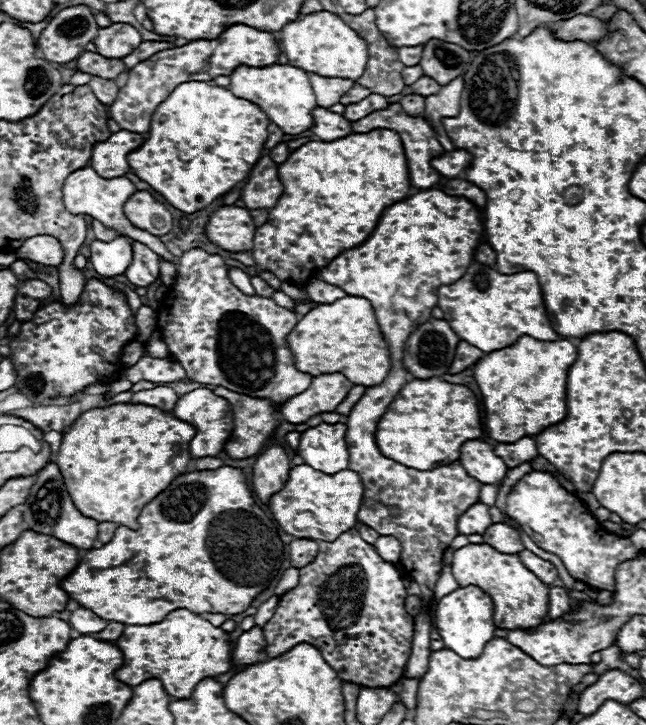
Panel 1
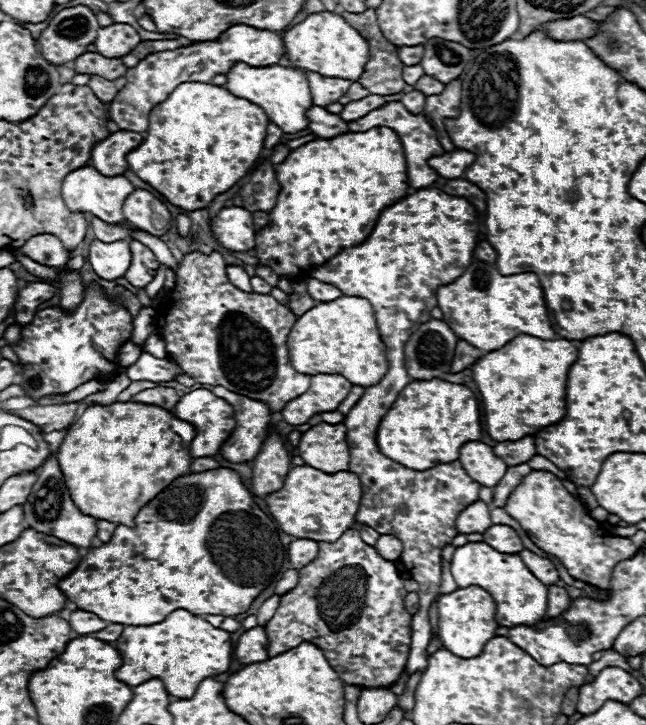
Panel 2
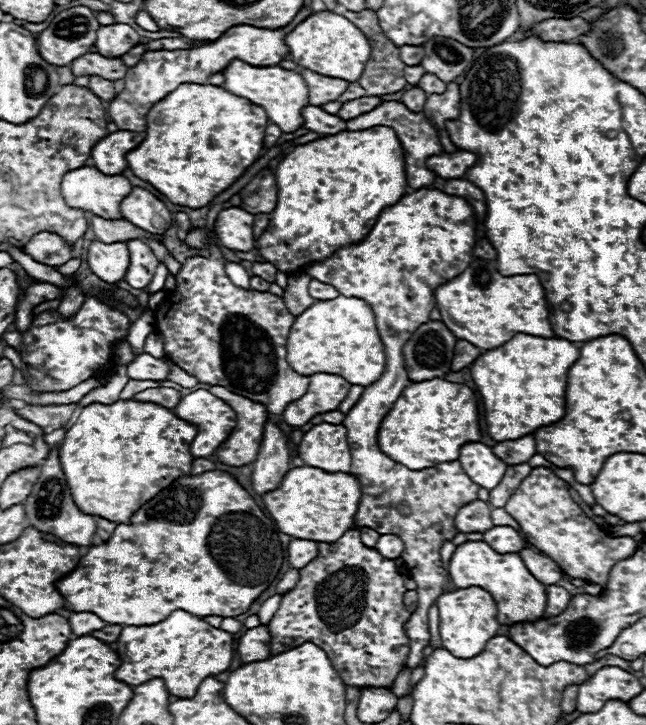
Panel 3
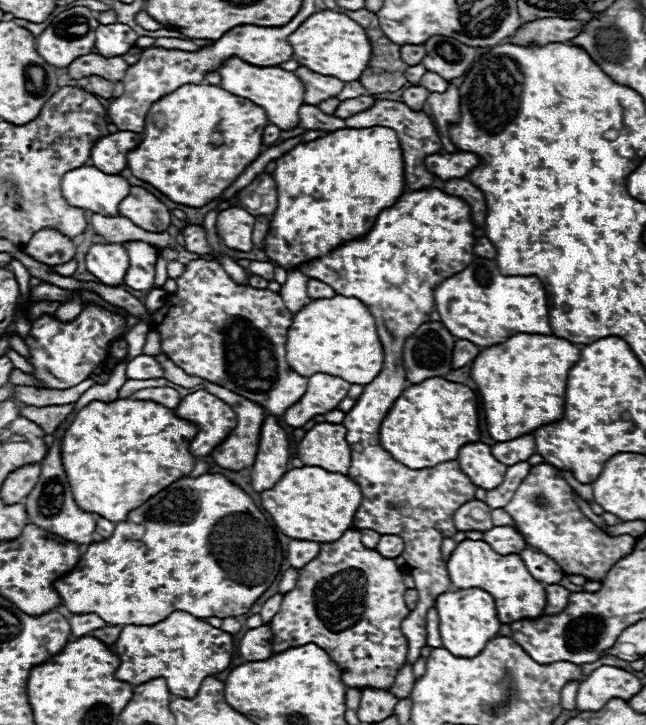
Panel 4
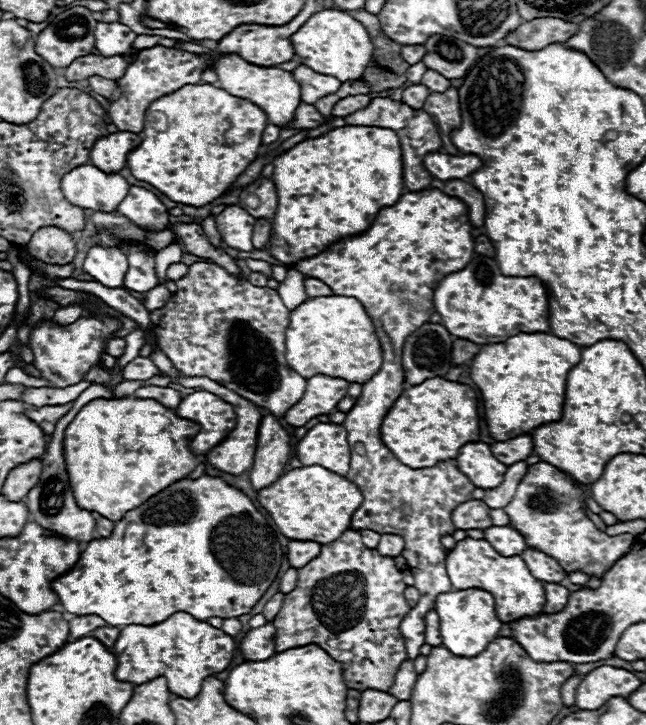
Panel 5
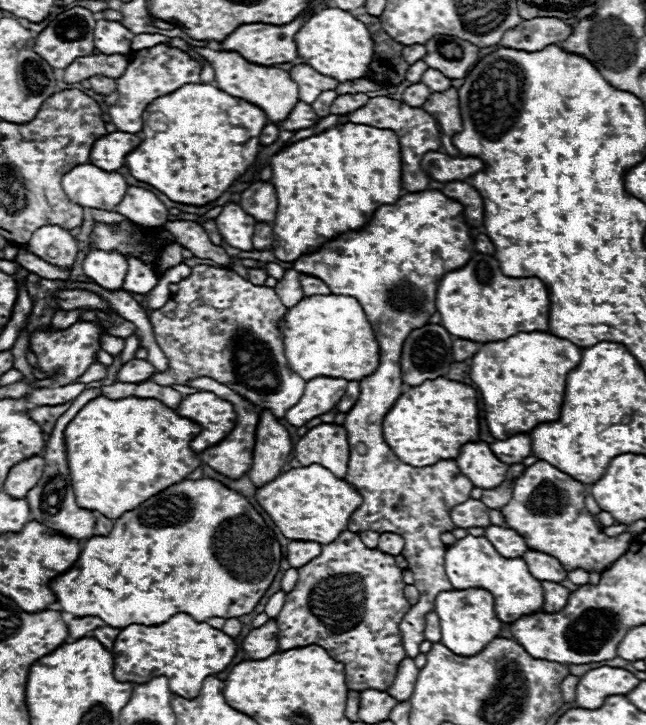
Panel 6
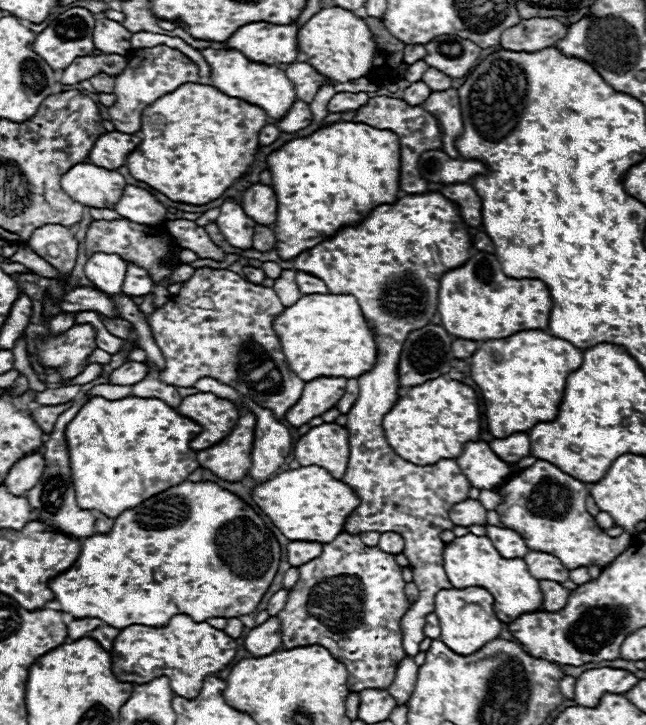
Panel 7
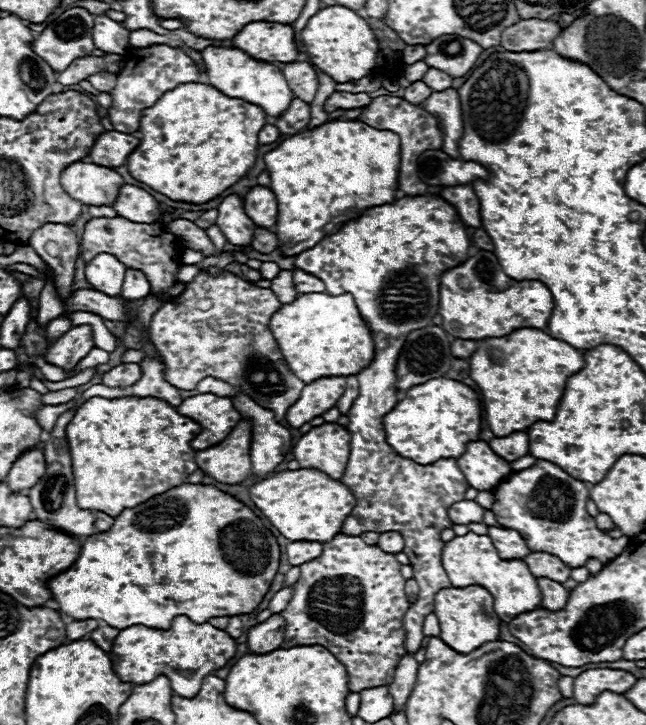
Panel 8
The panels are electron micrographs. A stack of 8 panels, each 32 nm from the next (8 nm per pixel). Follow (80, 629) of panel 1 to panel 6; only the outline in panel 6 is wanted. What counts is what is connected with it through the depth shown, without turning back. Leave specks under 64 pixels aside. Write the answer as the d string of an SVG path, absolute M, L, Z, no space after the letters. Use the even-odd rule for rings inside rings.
M84 616L84 618L74 618L70 624L68 624L68 634L70 638L78 640L78 638L84 638L88 632L92 632L94 628L100 628L104 626L104 620L96 618L96 616Z

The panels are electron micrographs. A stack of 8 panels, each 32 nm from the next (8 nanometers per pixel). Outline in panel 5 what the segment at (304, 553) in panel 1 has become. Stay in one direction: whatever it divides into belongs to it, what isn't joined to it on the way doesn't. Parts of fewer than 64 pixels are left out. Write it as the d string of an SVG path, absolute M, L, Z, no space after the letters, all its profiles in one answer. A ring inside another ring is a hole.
M292 540L288 544L288 562L292 568L302 568L310 560L314 560L320 554L320 544L310 540Z

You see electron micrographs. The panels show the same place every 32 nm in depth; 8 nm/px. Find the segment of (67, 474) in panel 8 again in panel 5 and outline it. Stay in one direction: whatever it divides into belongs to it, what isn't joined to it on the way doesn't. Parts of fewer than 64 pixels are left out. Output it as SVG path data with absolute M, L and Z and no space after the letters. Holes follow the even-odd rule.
M90 386L88 390L84 390L74 402L68 414L64 414L54 432L52 432L52 440L46 444L46 452L42 456L44 468L42 468L42 476L38 480L38 484L28 492L26 496L26 504L28 504L28 512L30 512L30 522L36 522L68 540L76 540L76 542L90 542L94 538L94 528L96 528L96 520L92 516L92 512L78 508L76 500L74 500L74 492L70 486L70 478L68 478L68 470L66 470L66 462L64 462L64 430L66 426L74 420L76 412L80 412L82 406L86 406L90 400L96 398L110 398L110 392L106 390L106 386Z

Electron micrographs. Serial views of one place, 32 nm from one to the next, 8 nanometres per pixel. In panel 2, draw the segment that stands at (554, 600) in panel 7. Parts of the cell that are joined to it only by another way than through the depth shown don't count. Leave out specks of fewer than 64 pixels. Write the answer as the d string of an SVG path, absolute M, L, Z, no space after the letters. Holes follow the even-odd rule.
M548 586L548 608L546 608L546 616L548 618L560 616L568 606L570 606L568 592L564 588L560 588L560 586Z

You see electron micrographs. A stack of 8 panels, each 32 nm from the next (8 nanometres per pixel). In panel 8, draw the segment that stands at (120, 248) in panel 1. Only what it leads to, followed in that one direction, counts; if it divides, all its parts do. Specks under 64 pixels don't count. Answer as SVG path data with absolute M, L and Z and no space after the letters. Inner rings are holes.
M100 254L86 266L86 280L98 292L108 296L118 296L122 288L126 268L114 256Z

